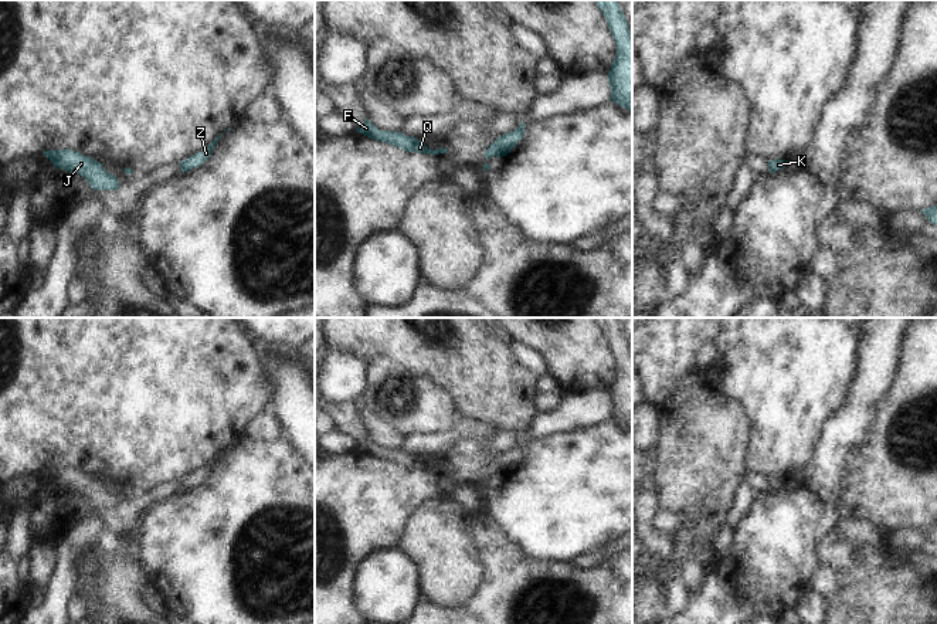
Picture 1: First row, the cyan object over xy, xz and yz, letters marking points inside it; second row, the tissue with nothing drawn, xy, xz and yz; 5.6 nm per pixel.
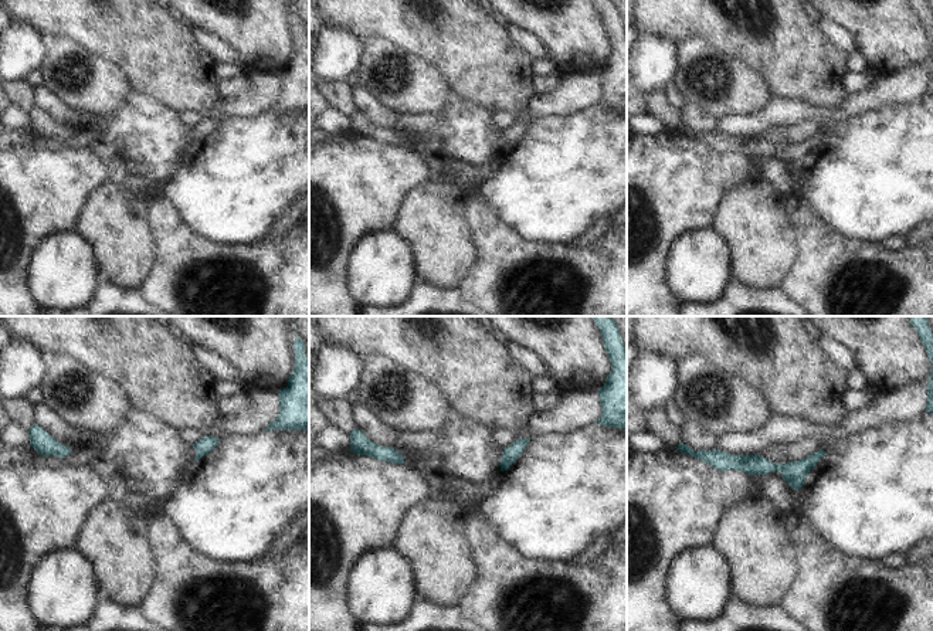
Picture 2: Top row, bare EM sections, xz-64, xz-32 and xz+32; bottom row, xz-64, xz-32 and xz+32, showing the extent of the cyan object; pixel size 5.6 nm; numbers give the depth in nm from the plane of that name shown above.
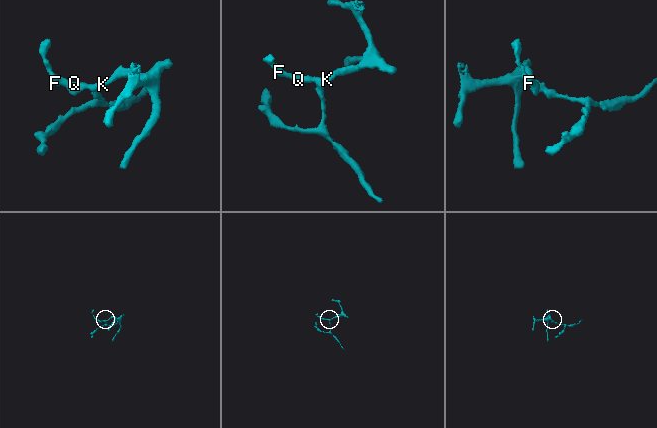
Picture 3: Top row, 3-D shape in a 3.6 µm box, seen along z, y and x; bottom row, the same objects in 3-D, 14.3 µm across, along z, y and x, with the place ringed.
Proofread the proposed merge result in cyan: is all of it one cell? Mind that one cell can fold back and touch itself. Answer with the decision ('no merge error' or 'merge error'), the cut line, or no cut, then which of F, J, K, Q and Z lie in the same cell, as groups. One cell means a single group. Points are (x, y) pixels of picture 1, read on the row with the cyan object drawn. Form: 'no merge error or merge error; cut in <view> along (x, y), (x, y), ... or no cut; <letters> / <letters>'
no merge error; no cut; F J K Q Z

